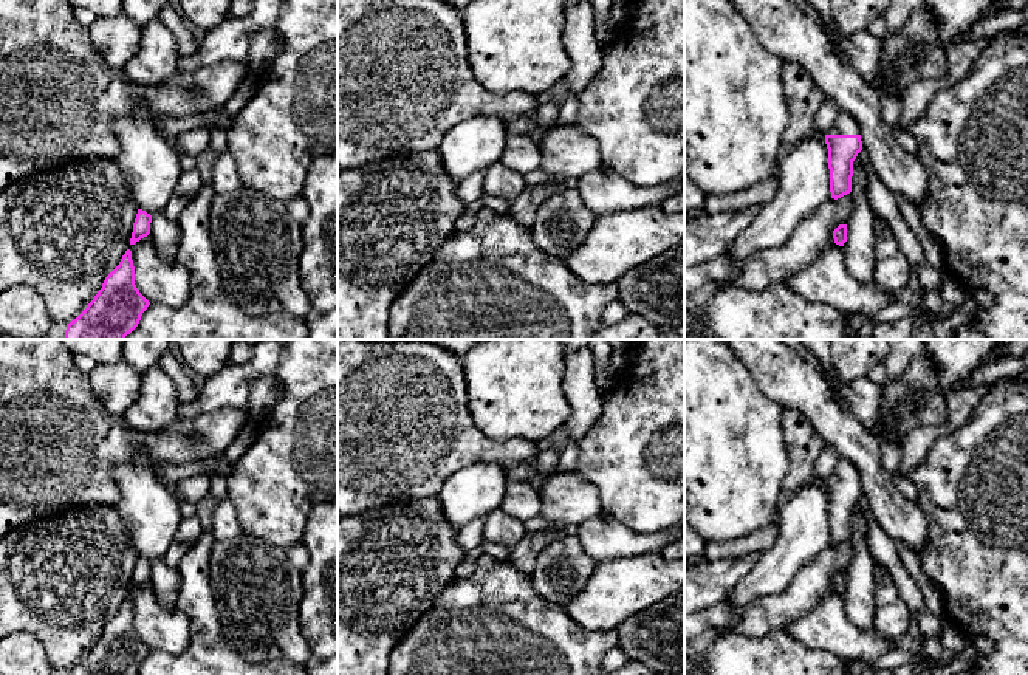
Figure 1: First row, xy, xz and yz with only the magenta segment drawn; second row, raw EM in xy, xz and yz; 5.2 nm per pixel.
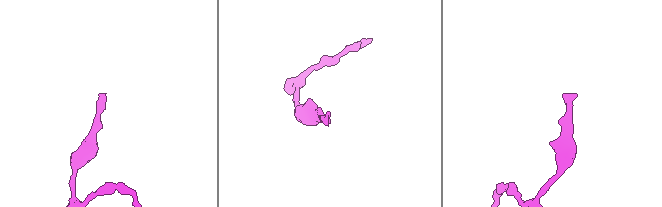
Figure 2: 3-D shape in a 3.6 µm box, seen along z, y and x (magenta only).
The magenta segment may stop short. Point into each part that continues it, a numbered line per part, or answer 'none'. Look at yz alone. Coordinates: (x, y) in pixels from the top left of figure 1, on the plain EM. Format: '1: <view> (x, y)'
1: yz (844, 471)

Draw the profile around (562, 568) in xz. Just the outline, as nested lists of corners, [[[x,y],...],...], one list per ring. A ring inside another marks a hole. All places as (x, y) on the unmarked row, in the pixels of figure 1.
[[[564,536],[539,553],[529,576],[547,601],[565,607],[585,587],[596,565],[576,536]]]

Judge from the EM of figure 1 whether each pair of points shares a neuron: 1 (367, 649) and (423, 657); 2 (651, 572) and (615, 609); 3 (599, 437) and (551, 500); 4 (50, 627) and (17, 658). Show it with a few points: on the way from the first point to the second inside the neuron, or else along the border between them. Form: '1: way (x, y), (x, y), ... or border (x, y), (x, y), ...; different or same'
1: border (415, 624), (395, 646), (389, 658); different
2: way (641, 581), (623, 599); same
3: border (575, 469), (596, 488), (599, 497); different
4: border (16, 632), (31, 633), (48, 658); different

